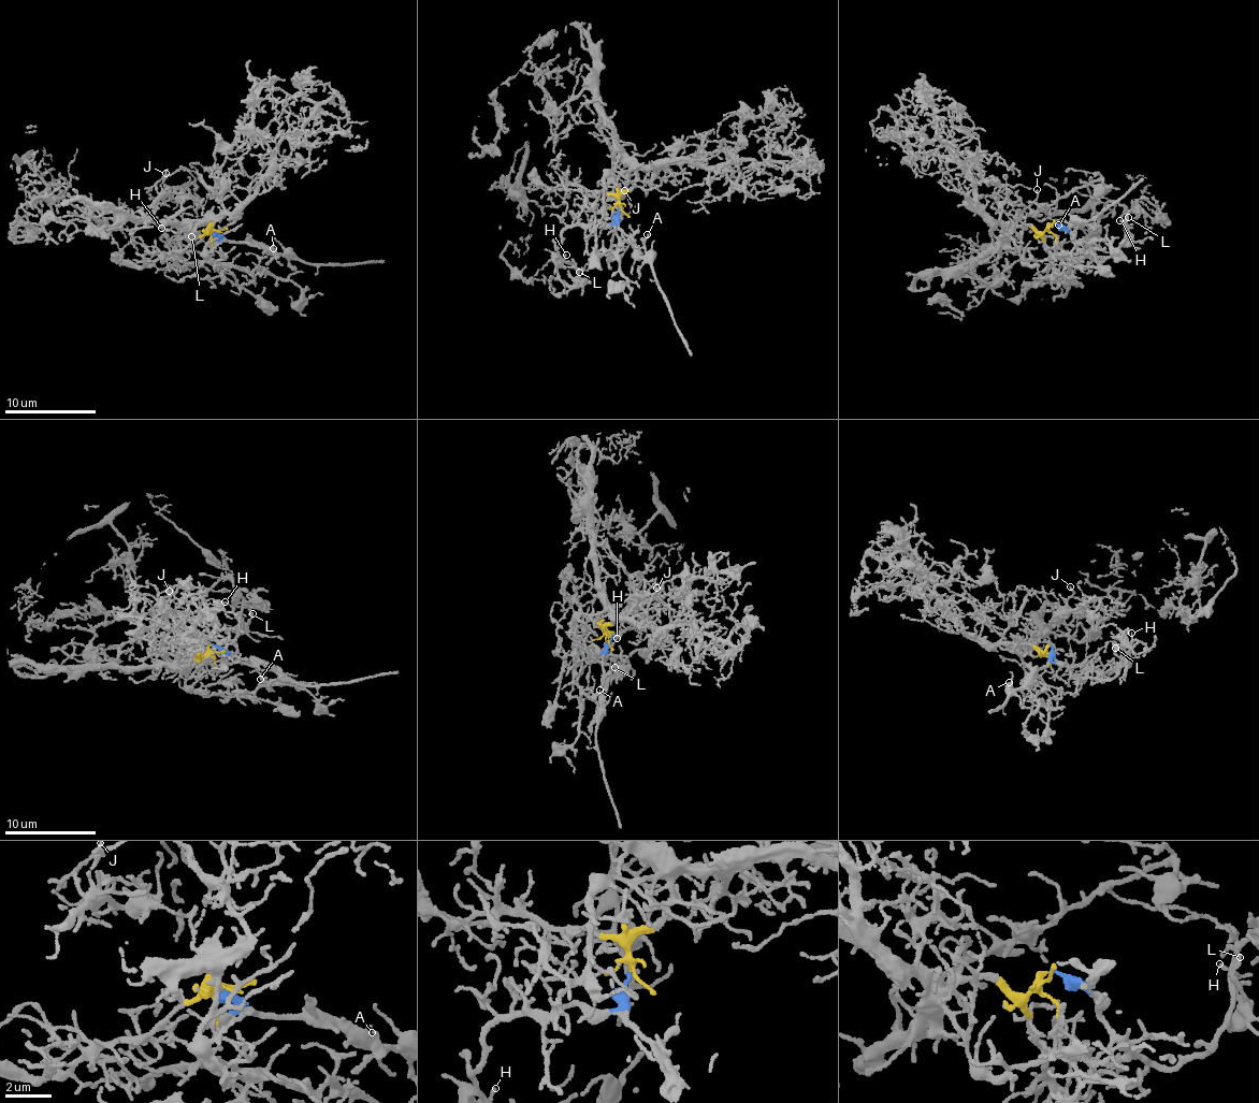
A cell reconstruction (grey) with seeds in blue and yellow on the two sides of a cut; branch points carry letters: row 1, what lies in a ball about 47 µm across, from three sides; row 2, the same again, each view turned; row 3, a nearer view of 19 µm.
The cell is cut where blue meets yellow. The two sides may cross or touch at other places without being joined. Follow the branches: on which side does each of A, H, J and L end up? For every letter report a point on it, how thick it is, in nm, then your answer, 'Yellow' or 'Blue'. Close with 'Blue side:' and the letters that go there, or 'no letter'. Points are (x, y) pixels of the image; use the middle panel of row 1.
A: Place: (647, 234). Thickness 160 nm. Blue
H: Place: (566, 255). Thickness 80 nm. Blue
J: Place: (624, 190). Thickness 130 nm. Yellow
L: Place: (579, 272). Thickness 150 nm. Blue
Blue side: A, H, L

